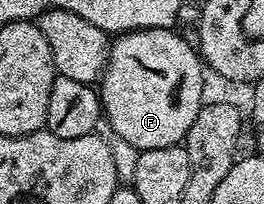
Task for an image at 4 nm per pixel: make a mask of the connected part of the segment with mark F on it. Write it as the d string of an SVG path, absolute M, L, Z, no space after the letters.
M173 27L126 31L124 35L116 36L109 45L109 59L105 62L105 72L99 80L103 117L110 122L111 129L118 137L127 141L127 145L138 153L184 144L187 129L191 129L195 117L199 117L199 109L206 98L207 71L198 48L175 32Z

